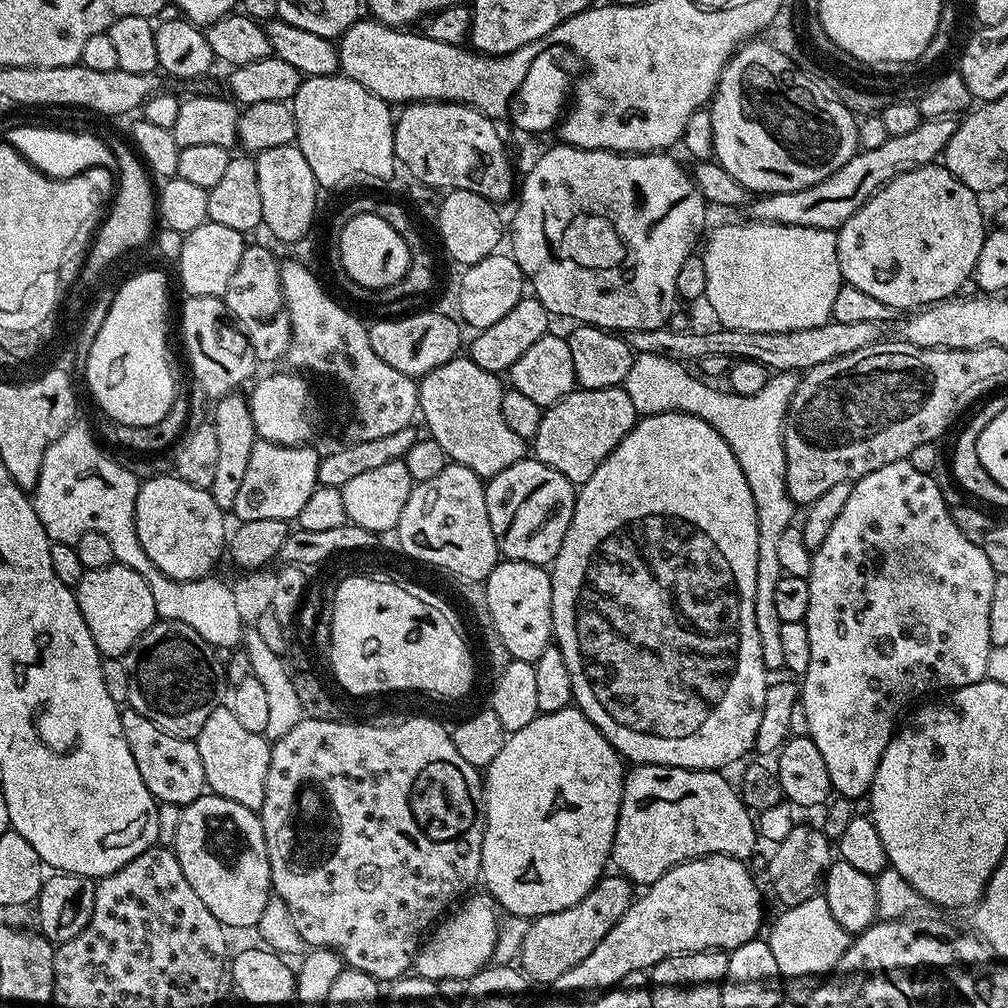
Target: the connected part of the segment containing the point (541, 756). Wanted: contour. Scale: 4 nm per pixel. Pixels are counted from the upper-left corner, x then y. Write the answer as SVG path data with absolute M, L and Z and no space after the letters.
M563 708L557 712L546 712L534 718L530 726L522 726L522 730L511 733L505 739L502 750L498 750L498 758L490 762L490 766L483 773L484 781L484 837L482 838L482 862L480 863L480 880L485 884L487 895L496 901L497 905L507 915L527 916L535 918L554 914L558 910L566 910L586 898L590 890L600 881L600 877L605 875L609 867L612 855L612 843L616 833L616 823L618 822L618 810L620 809L620 799L624 789L624 773L626 771L625 761L610 741L586 718L586 714L579 708Z

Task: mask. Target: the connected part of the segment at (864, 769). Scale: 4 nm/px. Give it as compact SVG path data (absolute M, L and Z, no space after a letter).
M911 459L890 462L852 484L850 499L846 501L842 514L838 514L830 534L826 534L826 542L811 553L812 569L806 577L810 586L810 606L803 619L810 634L810 666L806 666L806 674L799 685L799 704L806 710L807 736L814 746L818 746L822 759L826 761L832 791L837 797L856 802L859 796L867 797L871 793L880 755L893 738L900 711L911 700L919 701L924 698L919 696L936 692L939 688L965 688L987 677L987 658L993 647L990 642L990 597L994 594L998 574L990 566L990 558L986 558L986 554L982 554L982 550L978 550L978 546L974 546L974 542L970 542L970 538L954 526L952 508L944 501L944 496L945 489L937 484L933 476L914 470Z

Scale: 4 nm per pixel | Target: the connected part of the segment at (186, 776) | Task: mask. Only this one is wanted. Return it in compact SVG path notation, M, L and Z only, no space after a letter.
M125 707L121 711L120 721L126 746L130 746L130 754L134 757L134 766L138 766L138 774L142 774L146 790L150 790L150 794L157 802L161 805L183 806L205 795L202 758L198 755L195 739L187 740L174 734L166 734L166 730L154 726L150 718L142 718L142 714L138 714L130 707Z

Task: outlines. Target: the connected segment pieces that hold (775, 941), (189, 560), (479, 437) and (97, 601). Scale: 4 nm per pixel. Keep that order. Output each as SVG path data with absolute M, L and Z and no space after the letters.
M823 895L810 898L809 901L793 908L784 908L781 916L766 932L770 950L774 950L774 962L778 962L778 970L785 981L812 980L823 978L836 967L836 963L846 954L850 943L850 934L838 922L834 922L834 914L830 914L830 906L826 906Z
M175 474L156 476L152 480L143 481L136 495L136 529L138 542L142 542L142 550L146 550L146 558L175 580L200 580L209 575L212 568L219 562L220 556L226 552L226 528L224 532L224 518L226 512L221 509L209 489L190 486L190 482L181 480Z
M457 354L450 362L430 370L425 376L419 377L418 387L420 390L419 415L424 416L424 424L428 427L427 435L446 450L449 461L461 464L474 474L482 478L497 476L502 470L514 466L519 460L525 459L526 442L506 426L506 418L502 418L502 394L505 385L500 385L501 377L490 370L482 370L467 355Z
M125 564L87 569L74 591L86 630L90 630L90 638L94 638L94 646L101 657L124 657L158 619L154 610L154 594L150 594L146 578Z

